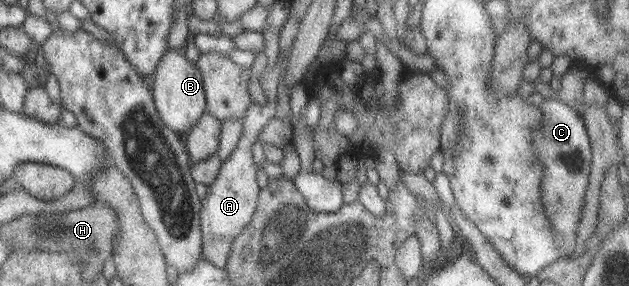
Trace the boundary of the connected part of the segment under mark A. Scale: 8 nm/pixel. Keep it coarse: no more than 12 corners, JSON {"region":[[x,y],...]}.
{"region":[[299,29],[278,30],[276,66],[259,76],[241,137],[200,201],[201,254],[223,270],[260,192],[251,145],[274,118],[281,57]]}

